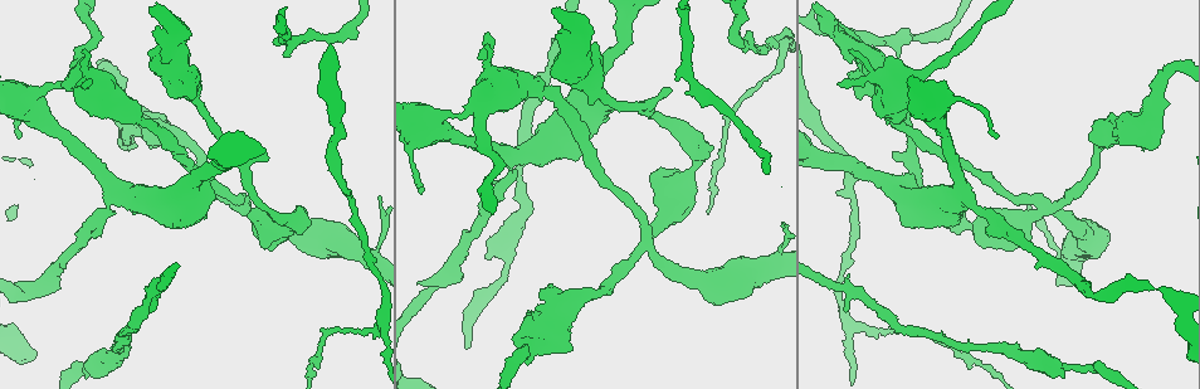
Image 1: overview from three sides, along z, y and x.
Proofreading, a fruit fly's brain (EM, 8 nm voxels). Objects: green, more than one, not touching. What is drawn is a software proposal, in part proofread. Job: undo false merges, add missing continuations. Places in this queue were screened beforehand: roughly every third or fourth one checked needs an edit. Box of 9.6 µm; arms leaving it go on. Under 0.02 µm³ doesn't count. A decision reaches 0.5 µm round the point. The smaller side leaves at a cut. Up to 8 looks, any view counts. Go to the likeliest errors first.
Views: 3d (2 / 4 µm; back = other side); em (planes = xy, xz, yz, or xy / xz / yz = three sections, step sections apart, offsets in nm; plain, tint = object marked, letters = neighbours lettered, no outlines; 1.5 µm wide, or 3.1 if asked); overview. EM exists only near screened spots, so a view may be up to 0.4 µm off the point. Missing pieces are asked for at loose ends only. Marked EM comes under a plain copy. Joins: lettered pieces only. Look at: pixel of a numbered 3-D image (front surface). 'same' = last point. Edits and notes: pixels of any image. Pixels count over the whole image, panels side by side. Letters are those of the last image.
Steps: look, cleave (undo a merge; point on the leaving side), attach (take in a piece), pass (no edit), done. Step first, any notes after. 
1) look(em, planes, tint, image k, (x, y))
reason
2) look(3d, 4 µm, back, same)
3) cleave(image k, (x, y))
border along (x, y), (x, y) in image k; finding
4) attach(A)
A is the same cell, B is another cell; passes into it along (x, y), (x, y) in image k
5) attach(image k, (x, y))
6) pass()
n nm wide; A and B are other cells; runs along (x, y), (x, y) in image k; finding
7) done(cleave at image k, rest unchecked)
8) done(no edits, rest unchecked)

look(3d, 2 µm, back, image 1, (648, 239))
sharp bend

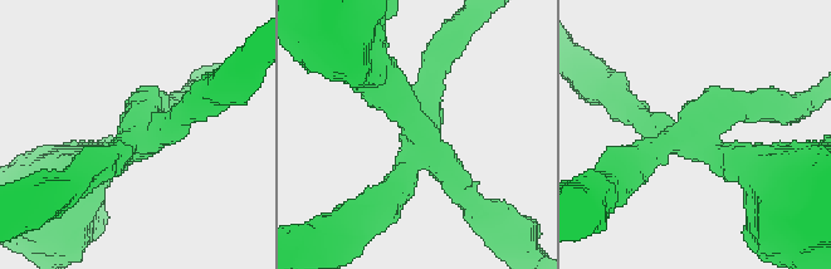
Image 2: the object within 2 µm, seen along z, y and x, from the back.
look(em, planes, tint, image 2, (700, 130))
4 arms

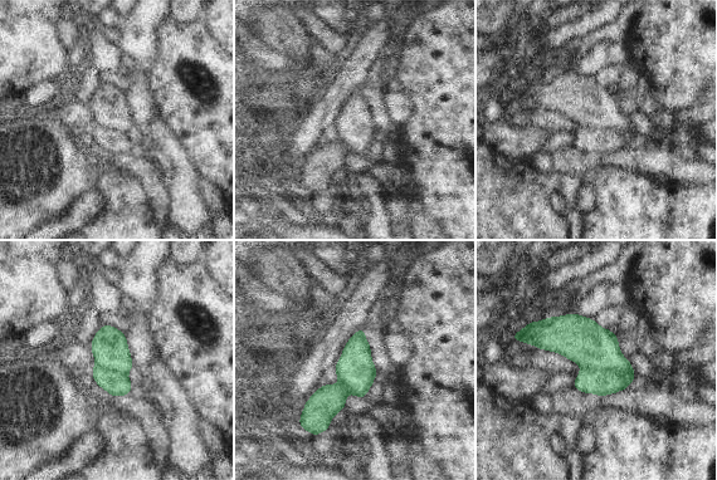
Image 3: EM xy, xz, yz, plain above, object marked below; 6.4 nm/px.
look(em, planes, letters, same)

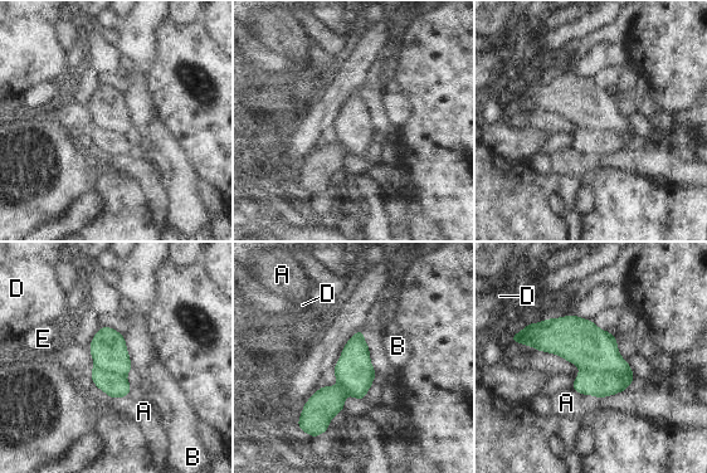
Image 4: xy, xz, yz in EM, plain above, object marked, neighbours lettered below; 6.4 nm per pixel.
cleave(image 4, (600, 384))
A touches over 200 nm; A, B, D and E are other cells; border along (629, 367), (622, 371), (581, 371) in image 4; two neurons meet here

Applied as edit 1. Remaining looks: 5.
look(overview)
redraw

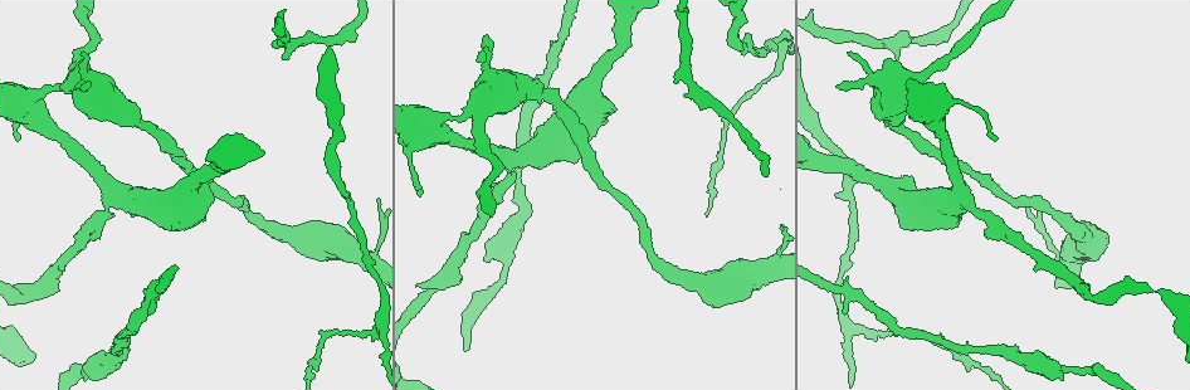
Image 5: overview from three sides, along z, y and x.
look(em, yz, step 8, tint, image 5, (505, 272))

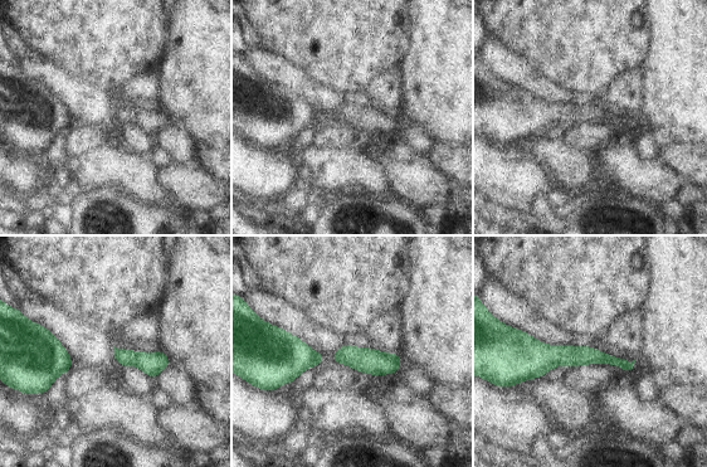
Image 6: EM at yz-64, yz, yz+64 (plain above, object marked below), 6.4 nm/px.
look(em, planes, tint, same)

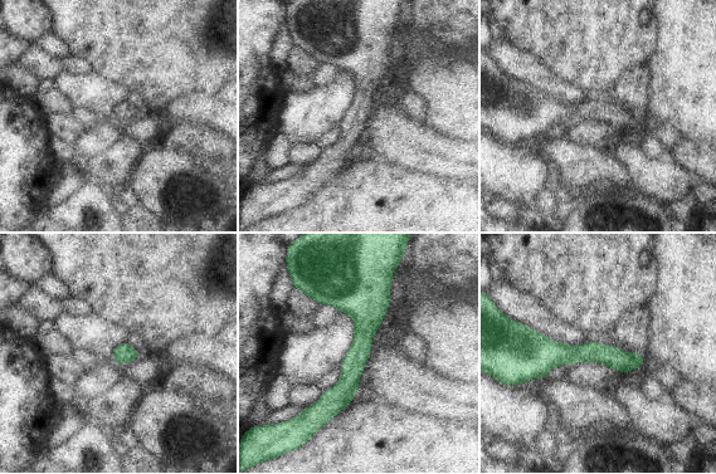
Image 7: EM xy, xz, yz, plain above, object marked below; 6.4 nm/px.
look(em, planes, letters, same)
see the neighbours

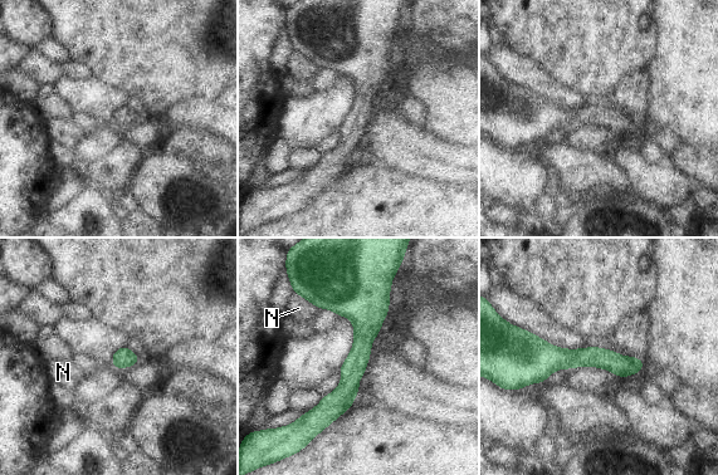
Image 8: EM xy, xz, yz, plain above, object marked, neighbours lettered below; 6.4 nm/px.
pass()
N is another cell; border along (299, 294), (318, 309) in image 8; one neuron here

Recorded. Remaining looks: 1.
done(cleave at image 4, rest unchecked)

